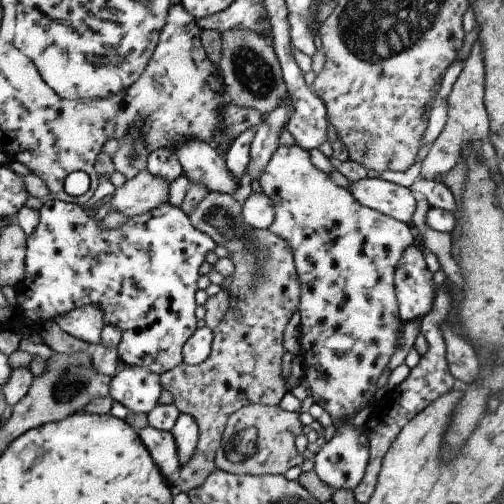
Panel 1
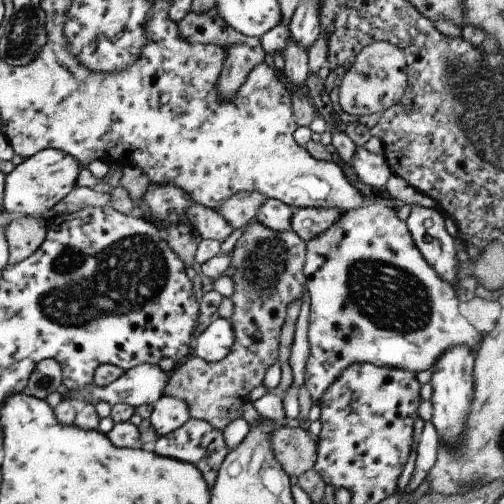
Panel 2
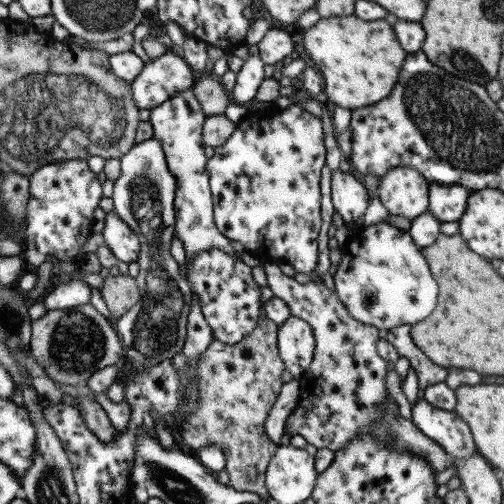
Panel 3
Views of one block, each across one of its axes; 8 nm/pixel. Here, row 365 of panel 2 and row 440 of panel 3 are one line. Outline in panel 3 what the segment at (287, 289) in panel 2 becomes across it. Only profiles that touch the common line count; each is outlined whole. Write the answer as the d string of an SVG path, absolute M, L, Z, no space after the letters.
M265 318L259 328L239 344L227 344L223 340L211 344L199 360L201 408L197 412L185 412L181 432L185 444L193 450L201 450L213 442L225 446L231 488L239 492L255 492L265 502L271 500L267 472L281 446L267 432L267 420L271 418L271 408L279 402L279 392L285 384L283 372L287 370L287 362L279 350L279 328L277 322Z

